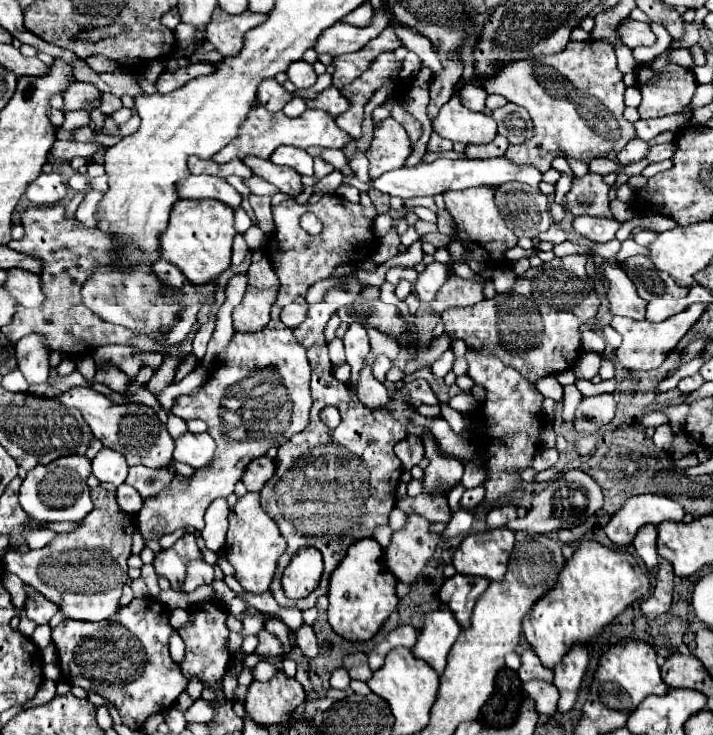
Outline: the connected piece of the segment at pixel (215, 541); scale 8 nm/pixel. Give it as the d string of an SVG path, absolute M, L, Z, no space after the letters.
M217 499L213 505L209 505L205 513L205 527L201 531L201 537L205 541L205 547L215 553L219 553L225 543L227 515L229 515L229 505L225 499Z

